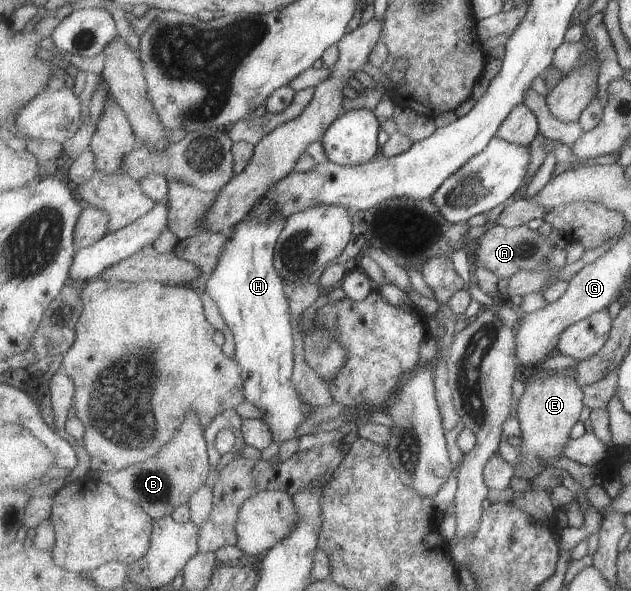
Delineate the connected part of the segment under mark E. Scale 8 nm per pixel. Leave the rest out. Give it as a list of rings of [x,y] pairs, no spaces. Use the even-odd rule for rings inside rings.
[[[556,372],[545,379],[529,378],[526,390],[518,402],[517,416],[522,430],[522,444],[517,450],[520,459],[514,466],[516,477],[533,481],[550,467],[549,462],[564,457],[573,428],[579,423],[584,406],[584,390],[572,373]]]

